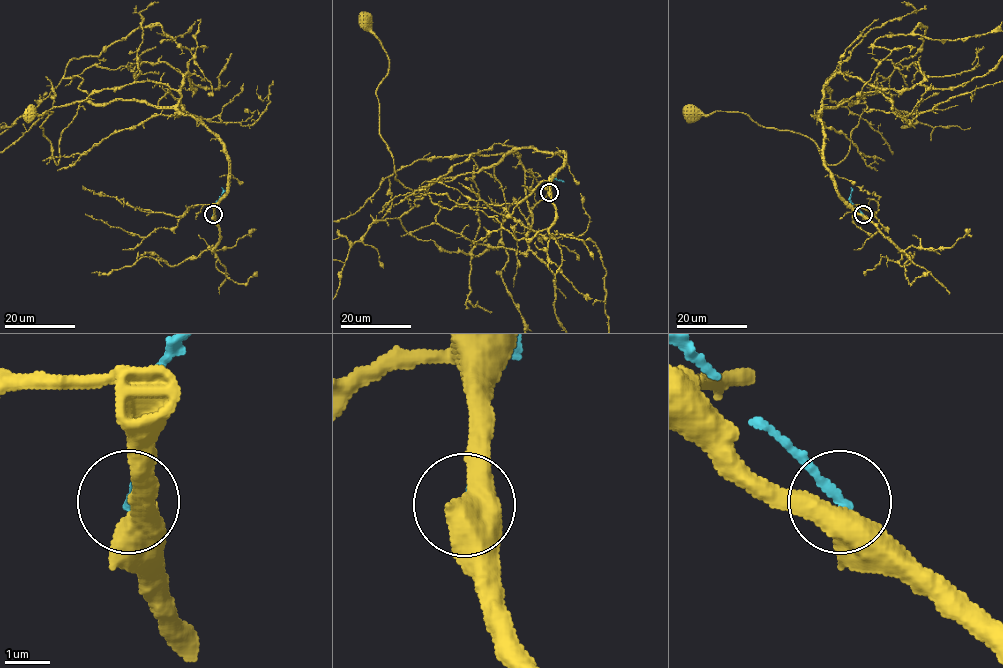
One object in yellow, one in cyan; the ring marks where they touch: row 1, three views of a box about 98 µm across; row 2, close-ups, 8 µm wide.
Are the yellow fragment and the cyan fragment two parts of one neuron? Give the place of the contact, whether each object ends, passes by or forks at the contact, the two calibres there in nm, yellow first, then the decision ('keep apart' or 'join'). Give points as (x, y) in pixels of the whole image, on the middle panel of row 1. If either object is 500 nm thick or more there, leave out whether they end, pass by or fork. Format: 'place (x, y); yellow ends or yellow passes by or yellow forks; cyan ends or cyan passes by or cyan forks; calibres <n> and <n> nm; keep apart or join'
place (549, 192); calibres 550 and 200 nm; keep apart

